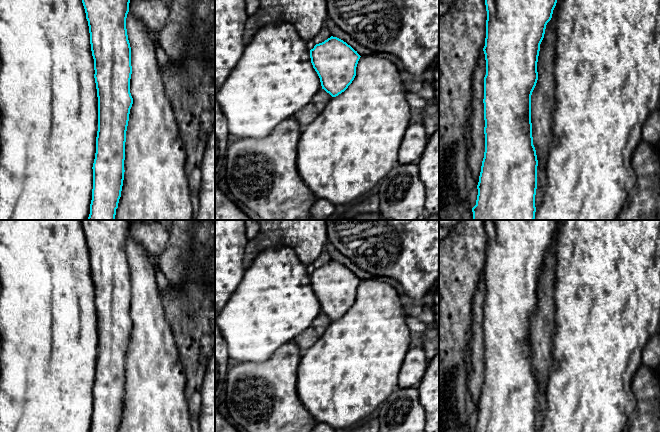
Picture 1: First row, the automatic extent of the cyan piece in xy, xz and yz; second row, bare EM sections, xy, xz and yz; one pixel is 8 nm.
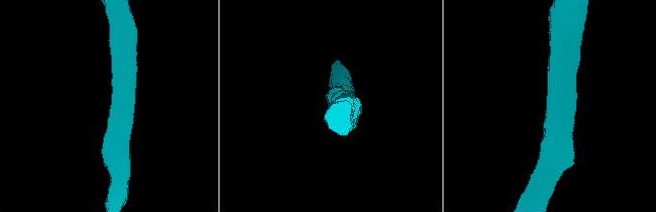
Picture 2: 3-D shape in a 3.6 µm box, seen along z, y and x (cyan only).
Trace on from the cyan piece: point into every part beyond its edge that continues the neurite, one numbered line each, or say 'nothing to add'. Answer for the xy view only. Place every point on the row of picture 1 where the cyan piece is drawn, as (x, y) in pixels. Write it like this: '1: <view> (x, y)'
nothing to add

